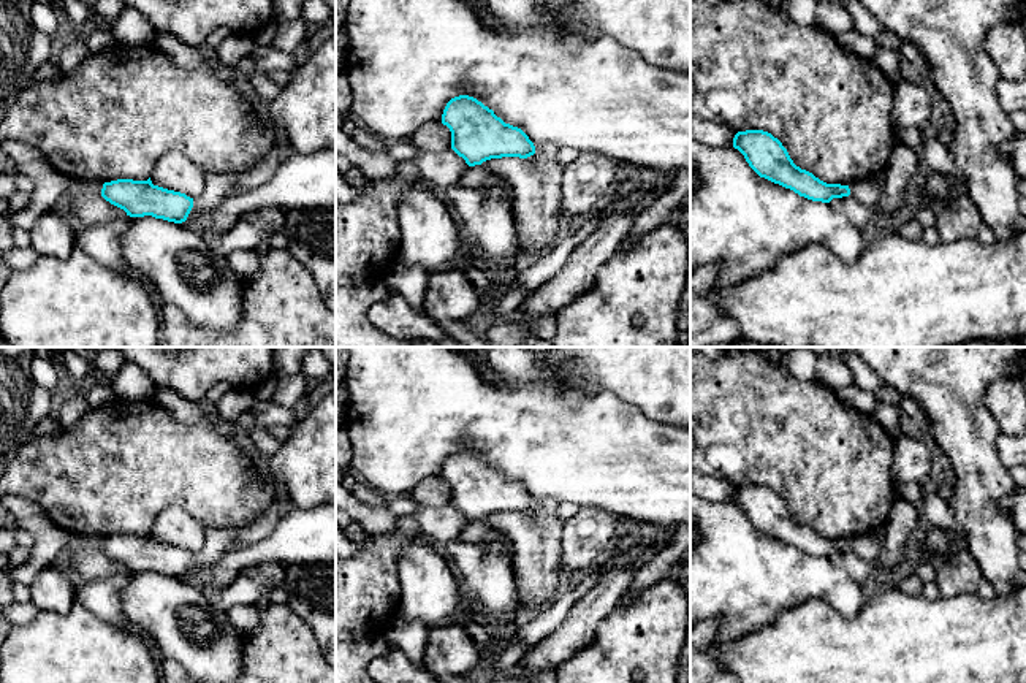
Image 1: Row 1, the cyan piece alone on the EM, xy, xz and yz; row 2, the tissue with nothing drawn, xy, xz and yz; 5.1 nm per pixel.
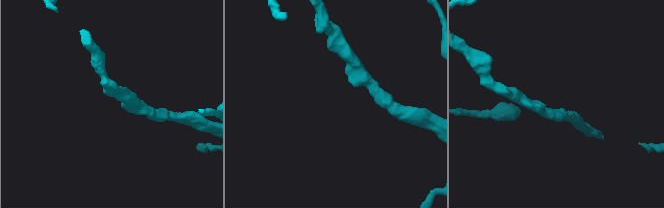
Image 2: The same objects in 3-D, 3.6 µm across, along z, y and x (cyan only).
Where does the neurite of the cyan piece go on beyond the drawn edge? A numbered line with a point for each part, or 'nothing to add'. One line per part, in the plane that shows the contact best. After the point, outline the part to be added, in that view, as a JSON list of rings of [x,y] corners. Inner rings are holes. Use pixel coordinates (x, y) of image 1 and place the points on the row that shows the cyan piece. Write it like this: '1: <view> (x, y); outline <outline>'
nothing to add

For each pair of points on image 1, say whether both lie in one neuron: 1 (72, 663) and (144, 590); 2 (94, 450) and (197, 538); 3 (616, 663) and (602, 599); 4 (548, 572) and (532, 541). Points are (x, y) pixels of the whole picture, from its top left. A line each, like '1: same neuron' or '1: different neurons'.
1: different neurons
2: different neurons
3: different neurons
4: same neuron

